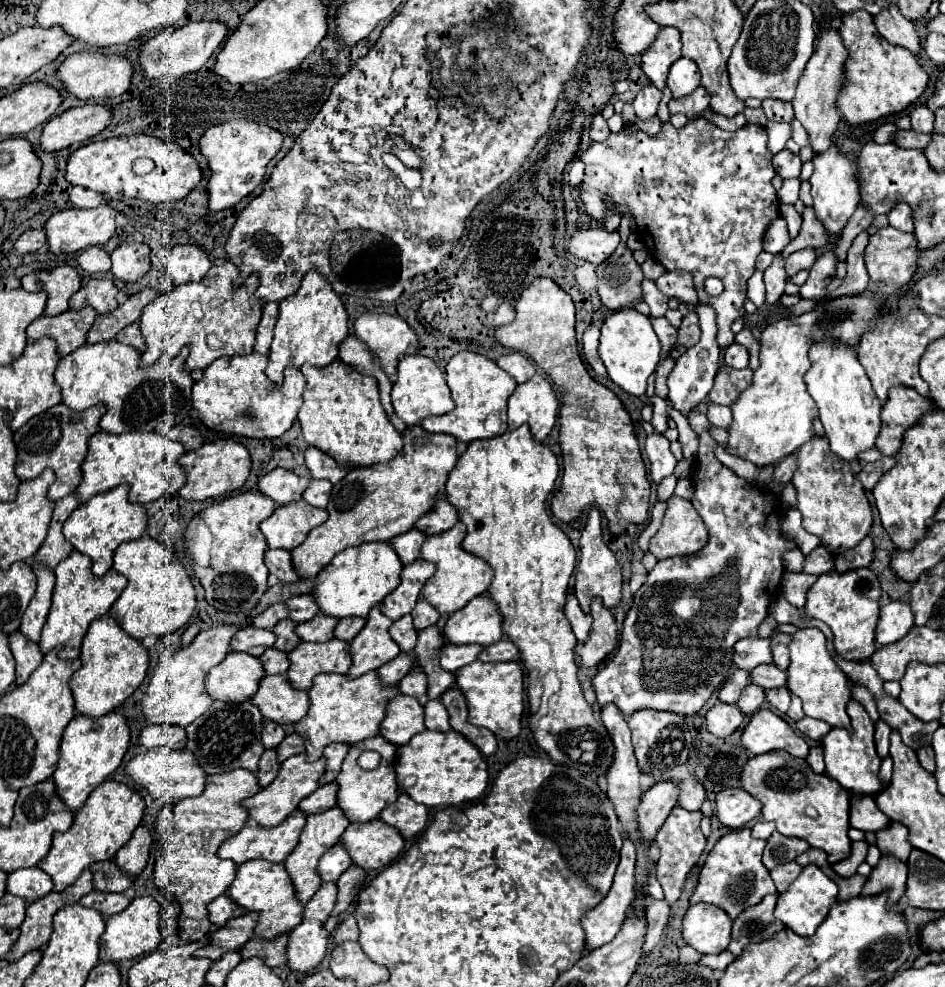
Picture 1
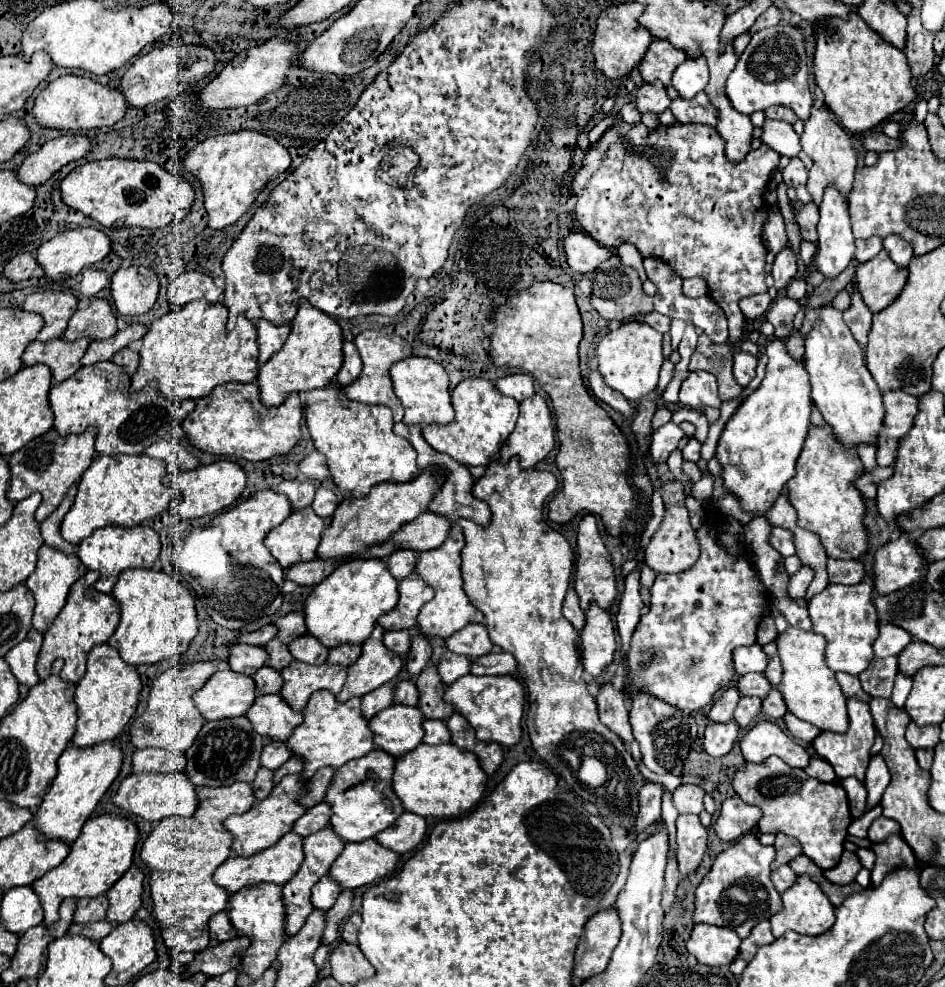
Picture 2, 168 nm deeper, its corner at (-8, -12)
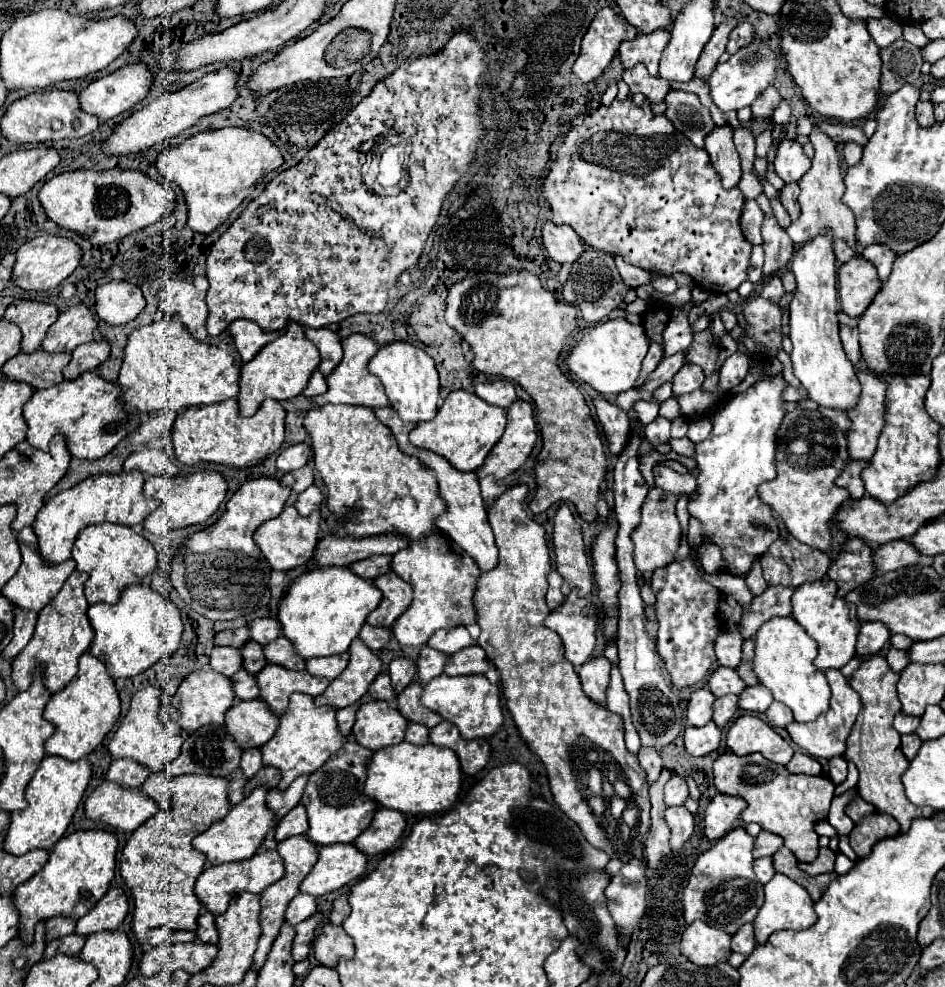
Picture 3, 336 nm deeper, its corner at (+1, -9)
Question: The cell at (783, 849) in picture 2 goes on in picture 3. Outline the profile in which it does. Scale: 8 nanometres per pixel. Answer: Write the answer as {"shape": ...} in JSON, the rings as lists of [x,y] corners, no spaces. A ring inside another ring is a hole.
{"shape":[[[761,830],[755,838],[755,848],[753,848],[753,856],[761,858],[761,856],[773,856],[779,848],[783,846],[783,838],[771,832]]]}

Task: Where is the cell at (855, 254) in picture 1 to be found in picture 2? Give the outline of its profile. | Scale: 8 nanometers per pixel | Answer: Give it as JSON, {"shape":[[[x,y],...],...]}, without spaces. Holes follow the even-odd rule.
{"shape":[[[852,289],[852,303],[850,303],[848,309],[842,311],[842,317],[844,317],[844,323],[850,327],[854,339],[864,349],[866,347],[866,337],[868,337],[870,327],[872,327],[874,313],[864,305],[864,299],[862,299],[860,291]]]}

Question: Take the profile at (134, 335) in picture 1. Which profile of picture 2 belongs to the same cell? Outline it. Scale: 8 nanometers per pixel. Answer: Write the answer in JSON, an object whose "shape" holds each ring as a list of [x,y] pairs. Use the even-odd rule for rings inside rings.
{"shape":[[[124,347],[122,351],[118,351],[112,357],[112,361],[118,363],[118,365],[122,365],[128,371],[128,375],[134,375],[136,369],[138,369],[138,363],[140,363],[140,353],[134,351],[134,349],[130,349],[130,347]]]}

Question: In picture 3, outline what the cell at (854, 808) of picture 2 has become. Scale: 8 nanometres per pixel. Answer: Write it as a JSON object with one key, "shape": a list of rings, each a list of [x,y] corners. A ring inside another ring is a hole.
{"shape":[[[843,756],[829,760],[829,778],[833,780],[833,784],[841,784],[847,778],[847,760]]]}

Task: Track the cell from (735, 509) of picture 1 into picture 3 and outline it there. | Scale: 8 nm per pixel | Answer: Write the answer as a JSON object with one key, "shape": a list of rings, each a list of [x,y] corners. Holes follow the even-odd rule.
{"shape":[[[693,558],[673,562],[653,572],[651,588],[657,596],[657,652],[663,658],[675,688],[695,686],[707,680],[717,658],[713,656],[713,640],[719,634],[719,590],[709,586],[693,564]]]}

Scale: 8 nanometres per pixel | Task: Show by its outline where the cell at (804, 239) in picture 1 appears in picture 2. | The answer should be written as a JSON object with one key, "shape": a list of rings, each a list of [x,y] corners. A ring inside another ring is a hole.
{"shape":[[[806,203],[798,211],[798,225],[800,225],[800,233],[802,233],[804,241],[816,243],[816,239],[818,239],[816,223],[818,223],[818,207],[816,207],[816,203]]]}

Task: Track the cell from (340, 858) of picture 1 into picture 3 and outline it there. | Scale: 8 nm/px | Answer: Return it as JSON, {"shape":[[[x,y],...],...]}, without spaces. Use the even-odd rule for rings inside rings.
{"shape":[[[297,894],[297,896],[289,902],[289,906],[287,906],[285,922],[291,924],[291,926],[295,926],[295,924],[307,920],[309,916],[313,916],[315,910],[317,910],[317,906],[315,906],[315,896],[311,896],[311,894]]]}

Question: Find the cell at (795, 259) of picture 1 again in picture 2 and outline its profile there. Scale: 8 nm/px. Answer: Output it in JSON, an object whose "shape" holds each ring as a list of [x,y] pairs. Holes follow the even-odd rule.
{"shape":[[[800,277],[800,279],[794,279],[794,281],[788,285],[786,295],[788,295],[790,299],[802,301],[802,299],[804,299],[804,295],[806,295],[806,281],[804,281],[802,277]]]}

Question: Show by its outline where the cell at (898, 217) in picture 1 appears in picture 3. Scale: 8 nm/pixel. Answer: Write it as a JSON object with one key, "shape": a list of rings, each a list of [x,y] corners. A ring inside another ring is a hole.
{"shape":[[[871,244],[863,248],[863,258],[869,260],[877,268],[877,278],[879,282],[885,282],[891,274],[891,264],[895,260],[895,252],[891,252],[883,244]]]}

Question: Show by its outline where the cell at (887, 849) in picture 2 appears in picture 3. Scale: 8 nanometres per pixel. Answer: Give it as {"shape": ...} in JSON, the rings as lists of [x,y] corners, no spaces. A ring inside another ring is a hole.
{"shape":[[[873,812],[871,816],[867,816],[867,820],[859,820],[859,824],[853,828],[849,836],[849,844],[857,854],[857,858],[863,858],[863,856],[869,856],[877,840],[891,838],[897,834],[899,834],[899,824],[893,816]]]}

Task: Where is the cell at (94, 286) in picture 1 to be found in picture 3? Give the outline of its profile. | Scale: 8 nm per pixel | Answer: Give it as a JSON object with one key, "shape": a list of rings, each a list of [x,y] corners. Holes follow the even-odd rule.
{"shape":[[[85,304],[73,306],[59,314],[57,322],[49,328],[41,348],[51,354],[73,352],[79,344],[93,340],[95,328],[97,328],[97,320],[93,318],[87,306]]]}

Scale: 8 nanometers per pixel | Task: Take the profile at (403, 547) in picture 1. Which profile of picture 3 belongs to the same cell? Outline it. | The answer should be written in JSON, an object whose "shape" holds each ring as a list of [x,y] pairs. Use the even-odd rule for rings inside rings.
{"shape":[[[371,556],[365,560],[353,562],[349,568],[365,580],[373,580],[373,578],[377,578],[389,570],[389,562],[391,562],[391,556]]]}

